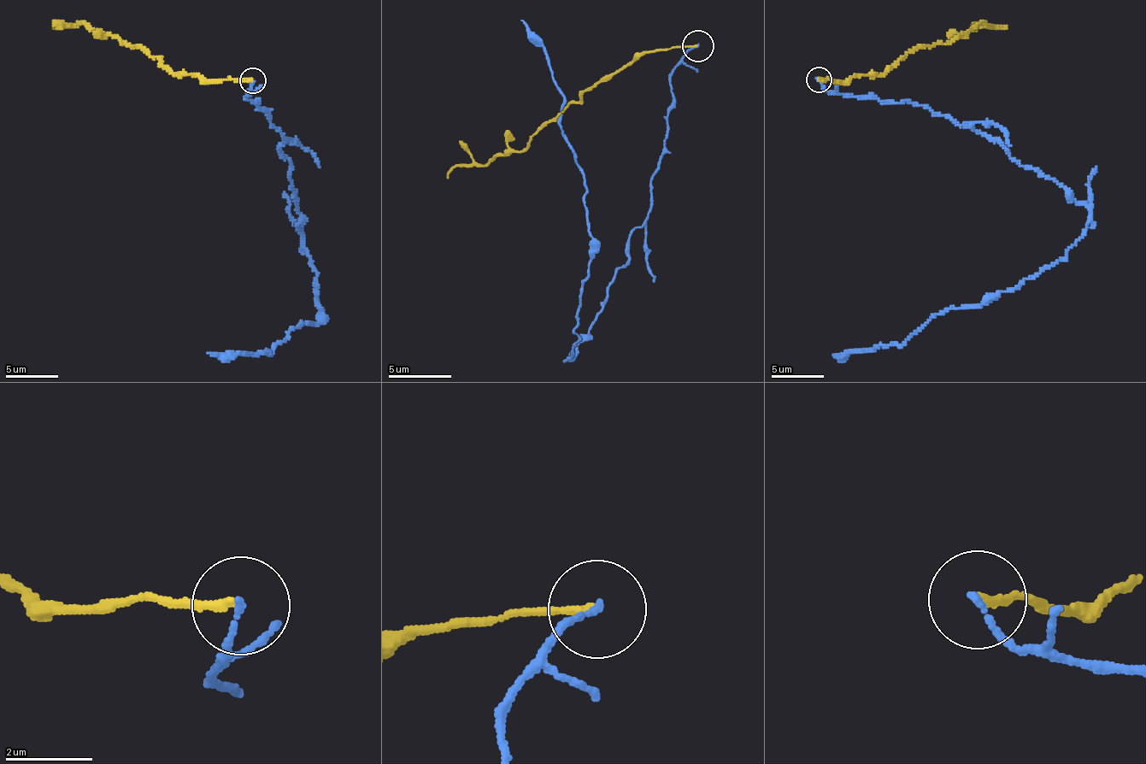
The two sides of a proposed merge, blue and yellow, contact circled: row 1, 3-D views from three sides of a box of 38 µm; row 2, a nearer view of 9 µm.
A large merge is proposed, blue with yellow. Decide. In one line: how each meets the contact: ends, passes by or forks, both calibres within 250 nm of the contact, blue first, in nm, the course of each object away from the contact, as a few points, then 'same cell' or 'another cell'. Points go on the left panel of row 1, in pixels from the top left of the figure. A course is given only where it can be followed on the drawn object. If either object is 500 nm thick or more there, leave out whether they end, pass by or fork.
blue ends | yellow ends | 140/170 nm | blue via (251, 81), (245, 99), (269, 109), (285, 139), (279, 149), (323, 309), (271, 353), (208, 353) | yellow via (251, 81), (174, 75), (156, 56), (123, 44), (115, 35), (90, 31), (83, 21), (55, 28) | another cell

